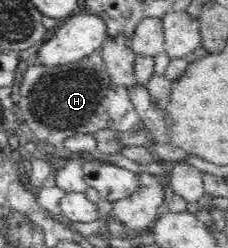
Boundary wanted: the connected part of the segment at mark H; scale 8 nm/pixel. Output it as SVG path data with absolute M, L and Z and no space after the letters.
M102 48L79 62L55 66L43 63L32 65L24 76L20 85L20 97L28 98L33 116L49 128L94 136L104 129L112 129L118 134L142 129L140 115L131 101L128 89L116 86L110 79L103 62Z

